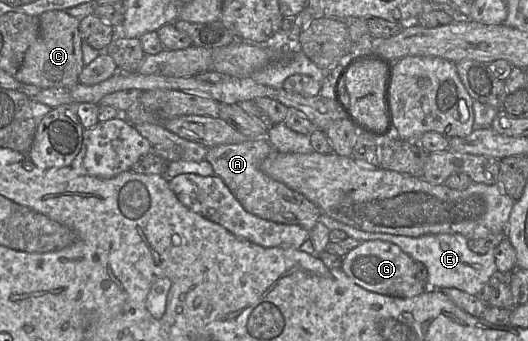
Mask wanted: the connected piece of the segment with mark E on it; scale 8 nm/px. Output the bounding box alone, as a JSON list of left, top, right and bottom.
[340,222,496,295]

